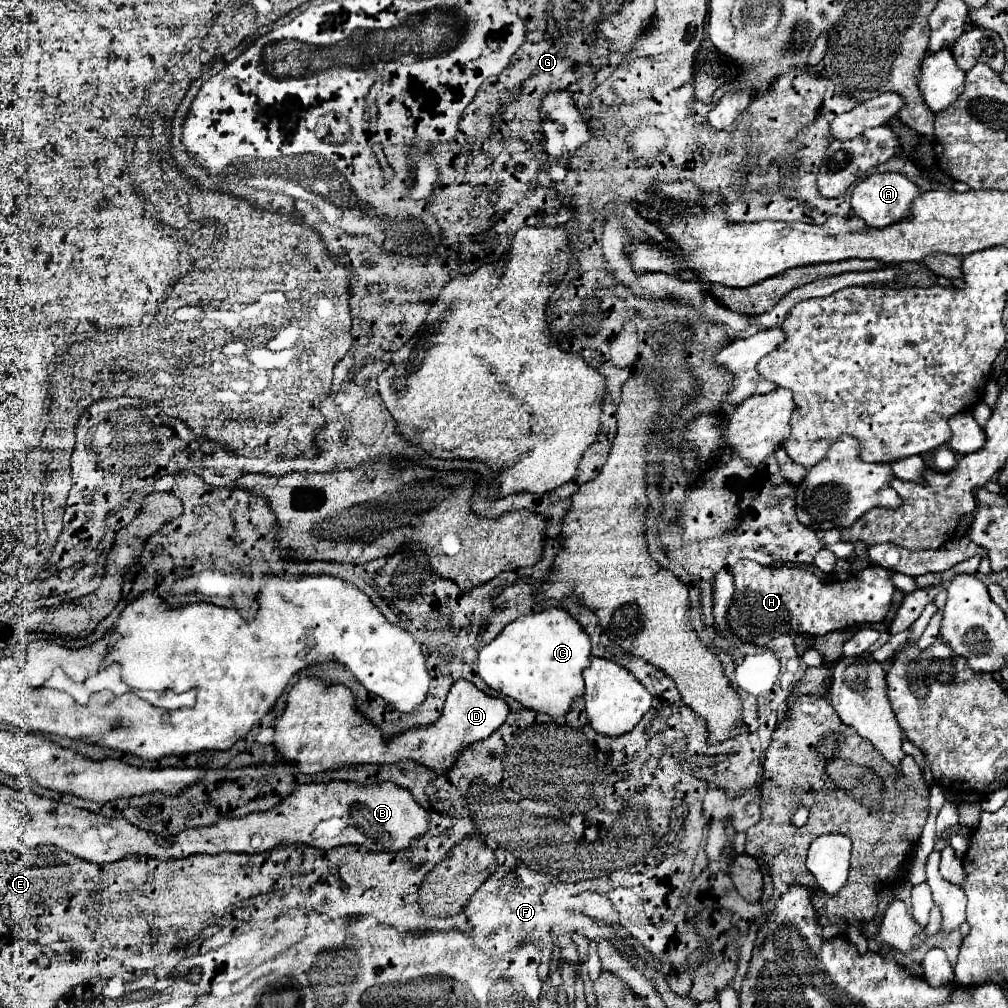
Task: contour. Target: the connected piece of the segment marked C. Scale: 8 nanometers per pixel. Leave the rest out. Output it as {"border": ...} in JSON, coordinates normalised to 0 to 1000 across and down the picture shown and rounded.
{"border":[[[543,603],[517,611],[475,647],[473,669],[495,688],[511,692],[517,700],[559,710],[566,696],[578,688],[578,665],[584,661],[586,637],[576,619],[561,603]]]}

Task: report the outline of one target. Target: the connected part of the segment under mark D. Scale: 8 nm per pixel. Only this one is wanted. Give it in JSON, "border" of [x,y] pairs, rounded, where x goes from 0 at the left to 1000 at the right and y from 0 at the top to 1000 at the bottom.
{"border":[[[301,671],[287,688],[285,702],[273,718],[271,738],[281,754],[297,758],[297,764],[303,768],[330,764],[340,758],[390,758],[398,752],[408,752],[438,768],[447,762],[461,740],[481,734],[507,706],[499,692],[481,688],[465,675],[453,675],[443,688],[436,714],[428,718],[428,722],[406,722],[390,732],[382,732],[380,726],[352,702],[352,688],[342,679],[324,679],[318,673]]]}

